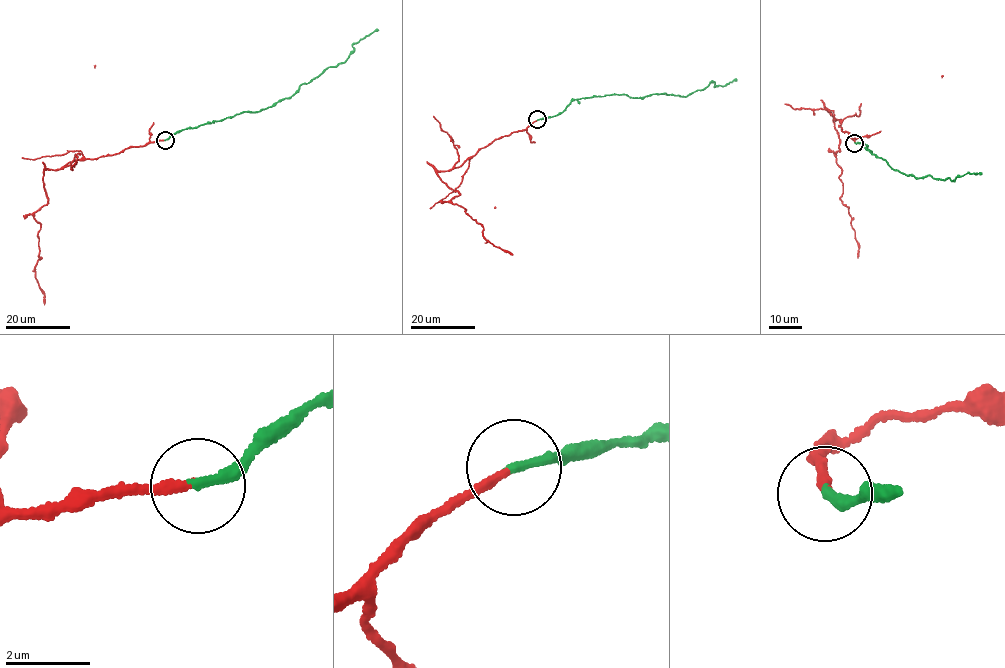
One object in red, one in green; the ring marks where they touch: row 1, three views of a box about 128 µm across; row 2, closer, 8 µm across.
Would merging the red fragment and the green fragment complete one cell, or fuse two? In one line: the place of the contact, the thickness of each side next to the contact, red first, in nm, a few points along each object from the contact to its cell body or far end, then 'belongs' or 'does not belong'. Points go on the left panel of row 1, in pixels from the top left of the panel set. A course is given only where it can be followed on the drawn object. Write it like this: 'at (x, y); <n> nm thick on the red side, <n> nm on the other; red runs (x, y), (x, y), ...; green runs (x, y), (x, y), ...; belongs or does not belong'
at (165, 140); 200 nm thick on the red side, 240 nm on the other; red runs (165, 140), (44, 170), (48, 203), (33, 218), (40, 224), (37, 234), (40, 259), (35, 270), (44, 305); green runs (165, 140), (206, 123), (275, 106), (298, 92), (302, 83), (344, 62), (352, 45), (378, 30); belongs

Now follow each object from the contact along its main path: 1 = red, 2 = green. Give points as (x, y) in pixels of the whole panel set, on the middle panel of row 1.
1: (537, 120), (494, 139), (459, 167), (436, 173), (460, 193), (451, 202), (476, 220), (485, 239), (512, 255)
2: (537, 120), (558, 115), (582, 98), (687, 95), (712, 82), (714, 87), (736, 79)

